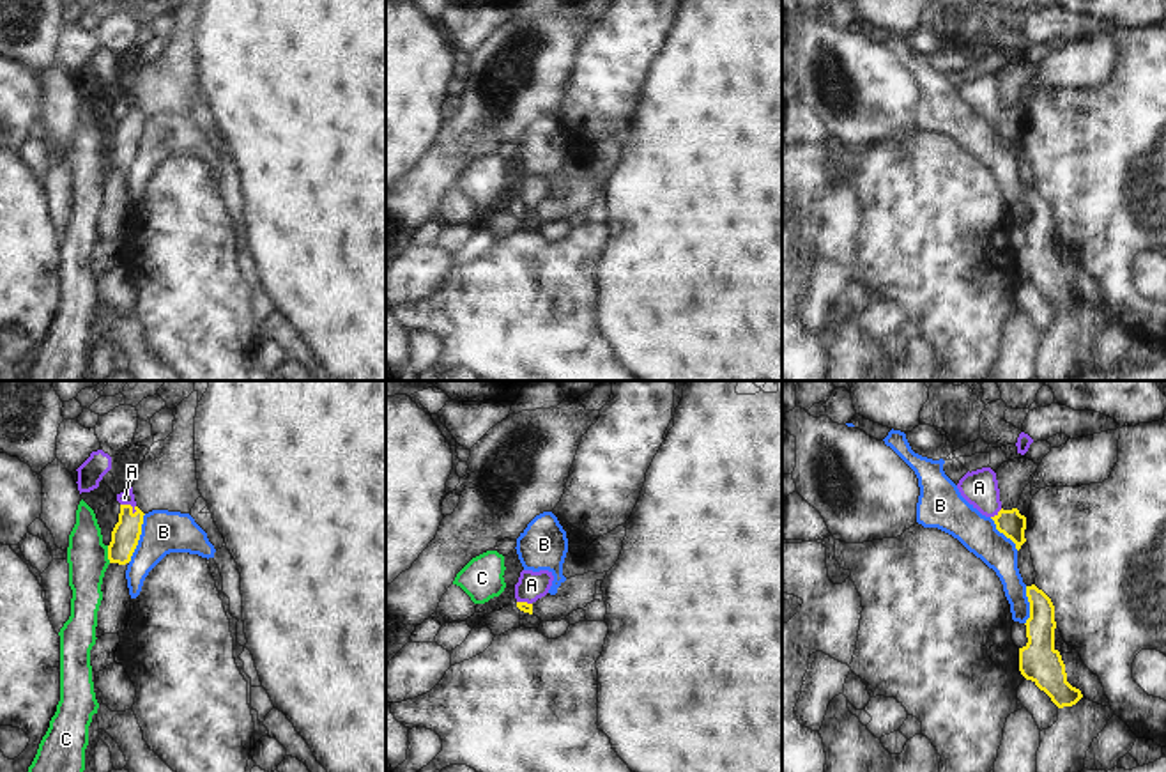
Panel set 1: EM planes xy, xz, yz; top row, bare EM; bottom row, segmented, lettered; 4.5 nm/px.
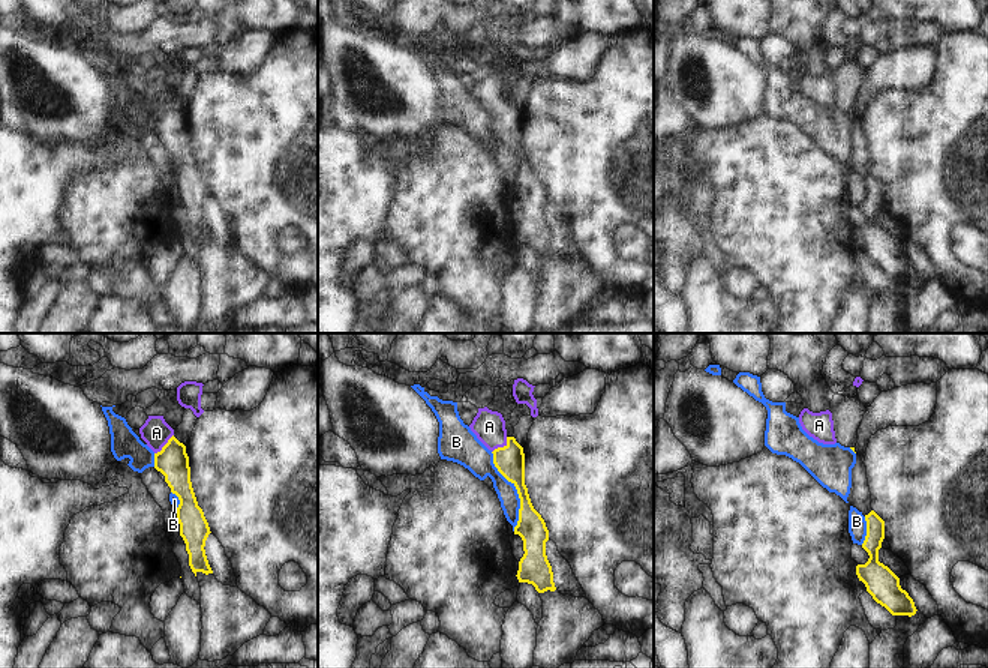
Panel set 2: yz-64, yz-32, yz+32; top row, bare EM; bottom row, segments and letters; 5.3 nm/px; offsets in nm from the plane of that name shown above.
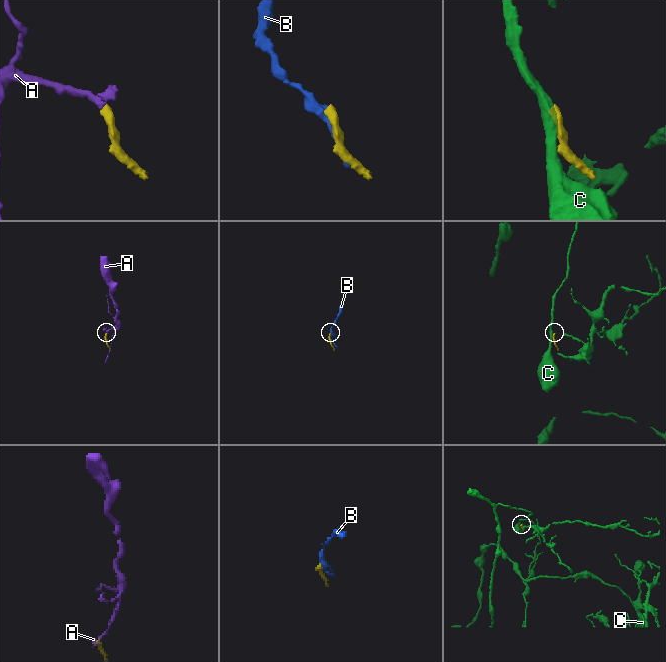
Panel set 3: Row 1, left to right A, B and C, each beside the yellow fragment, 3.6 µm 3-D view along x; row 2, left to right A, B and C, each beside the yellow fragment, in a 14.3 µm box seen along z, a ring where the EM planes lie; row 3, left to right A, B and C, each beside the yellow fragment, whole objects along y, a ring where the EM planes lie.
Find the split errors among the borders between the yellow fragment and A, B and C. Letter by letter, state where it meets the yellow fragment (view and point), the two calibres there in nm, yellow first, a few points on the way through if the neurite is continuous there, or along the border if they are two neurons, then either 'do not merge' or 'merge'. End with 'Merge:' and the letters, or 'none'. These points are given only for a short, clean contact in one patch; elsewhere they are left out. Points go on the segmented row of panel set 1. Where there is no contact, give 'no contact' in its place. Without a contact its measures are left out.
A: meets yellow in xy at (130, 505); 130 nm thick on the yellow side, 60 nm on the other; runs through xy (126, 533), (130, 505), (124, 498); merge
B: meets yellow in xy at (138, 539); 130 nm thick on the yellow side, 200 nm on the other; do not merge
C: meets yellow in xy at (108, 555); 130 nm thick on the yellow side, 190 nm on the other; border along xy (107, 546), (110, 562); do not merge
Merge: A

